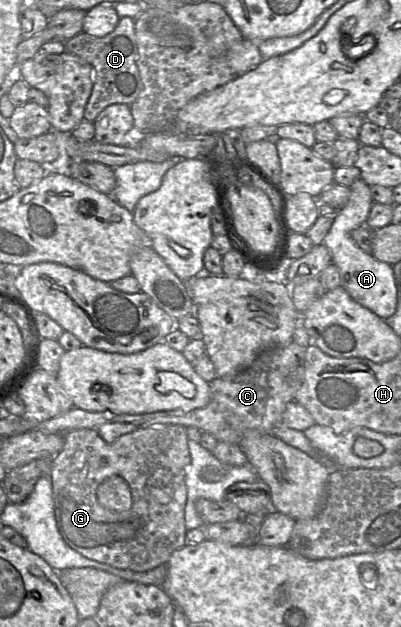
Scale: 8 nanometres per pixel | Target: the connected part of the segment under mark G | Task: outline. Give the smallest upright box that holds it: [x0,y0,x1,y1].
[51,424,191,572]

